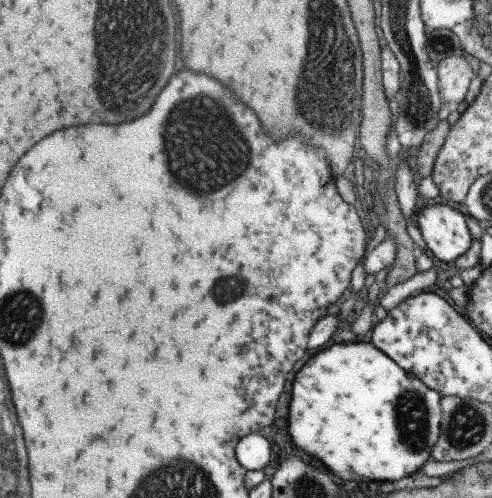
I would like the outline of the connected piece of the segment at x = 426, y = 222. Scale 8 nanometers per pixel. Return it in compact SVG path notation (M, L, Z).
M442 202L419 210L417 226L437 263L452 265L471 247L473 238L466 225L465 211Z

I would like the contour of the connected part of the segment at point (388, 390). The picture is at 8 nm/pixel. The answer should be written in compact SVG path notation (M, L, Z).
M370 340L358 341L348 344L330 344L330 347L320 350L317 354L314 353L310 359L306 361L303 367L296 373L295 383L292 386L292 400L289 408L290 426L289 432L292 432L291 438L294 448L302 450L324 464L325 468L336 473L342 480L355 480L360 478L364 480L376 480L376 482L392 482L400 480L405 476L416 474L420 470L420 466L424 466L424 462L430 460L430 452L432 446L436 444L440 434L440 423L442 409L440 406L441 396L428 388L421 380L418 380L414 375L408 374L403 368L398 366L387 354L384 354L376 345L373 345Z

